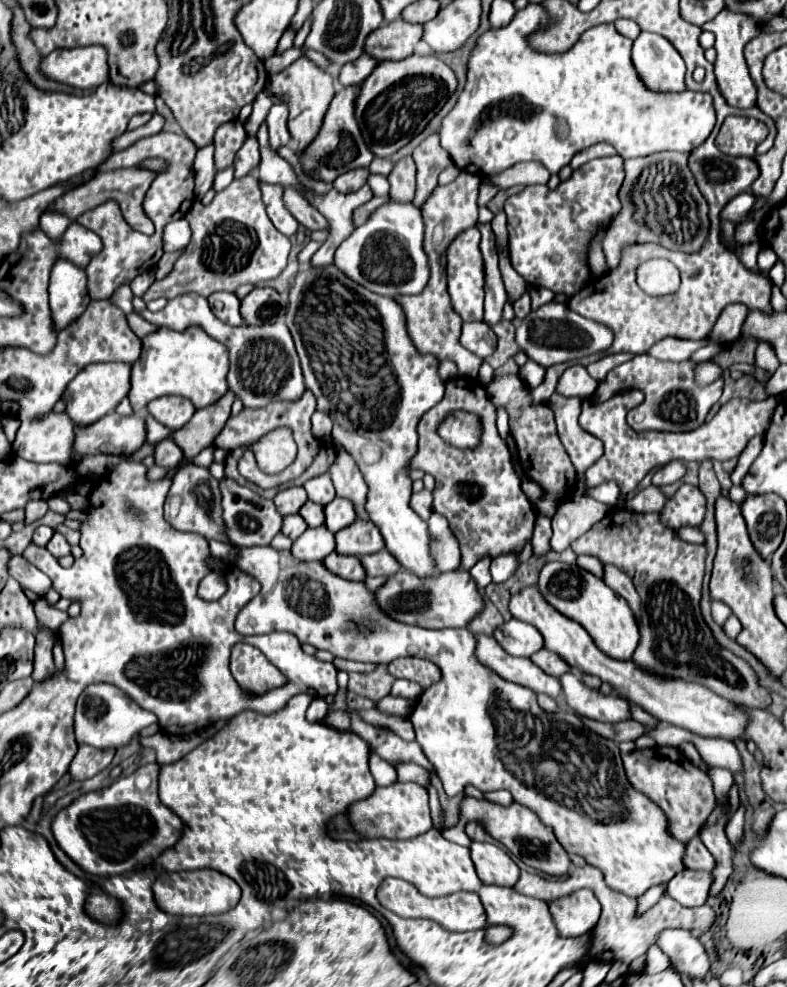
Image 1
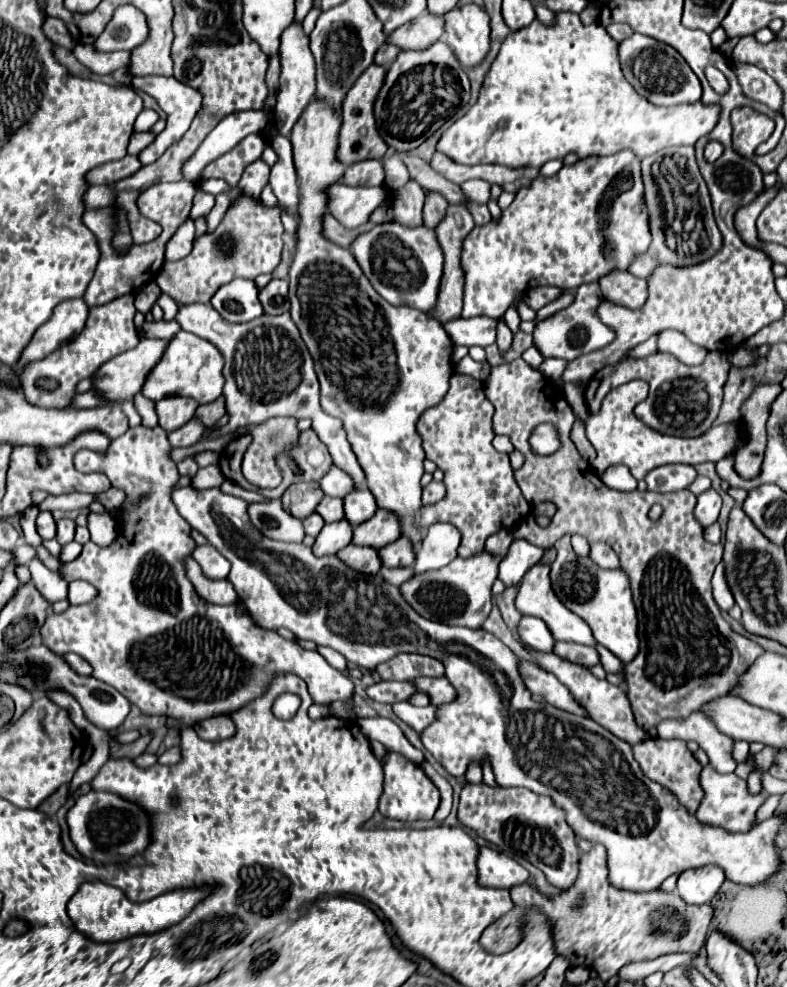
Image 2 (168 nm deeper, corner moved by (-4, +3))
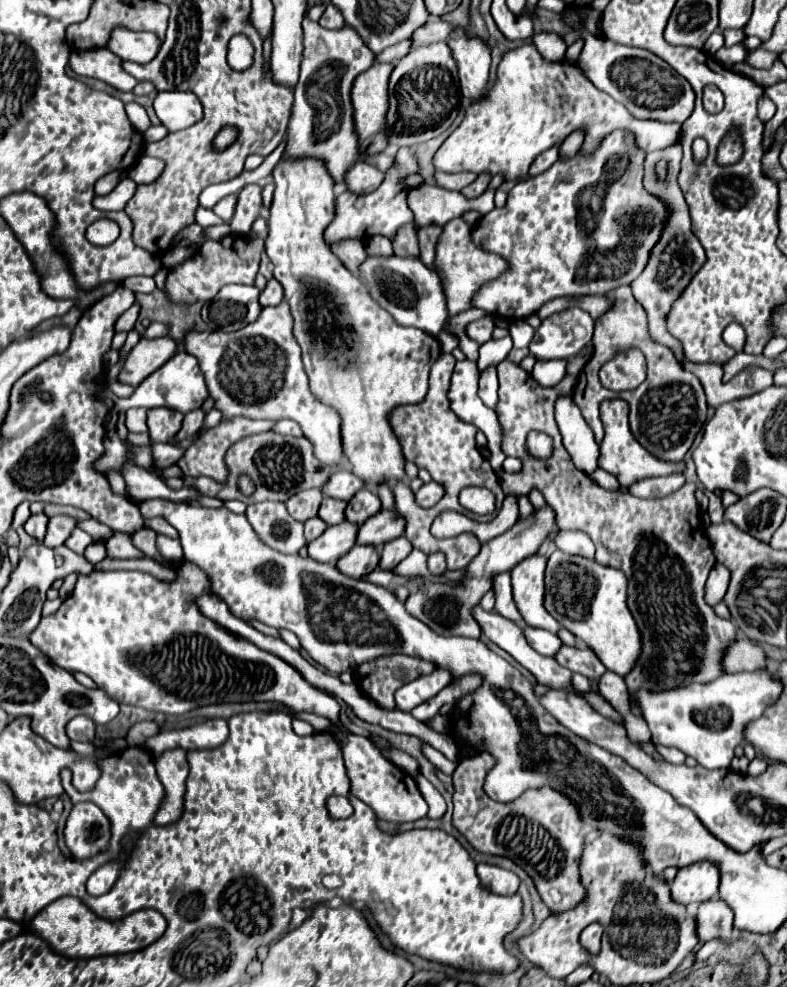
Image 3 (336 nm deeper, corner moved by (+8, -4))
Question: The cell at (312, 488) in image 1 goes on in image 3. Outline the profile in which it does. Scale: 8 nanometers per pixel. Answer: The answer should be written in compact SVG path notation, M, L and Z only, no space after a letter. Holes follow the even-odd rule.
M334 470L328 482L324 484L322 494L348 502L362 488L364 488L364 482L358 476L352 476L350 470Z

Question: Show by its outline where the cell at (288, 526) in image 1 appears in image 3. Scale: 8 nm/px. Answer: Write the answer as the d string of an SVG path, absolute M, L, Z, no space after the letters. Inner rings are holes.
M310 518L310 520L306 520L306 522L304 522L304 538L306 538L306 542L316 540L326 528L328 528L328 526L326 526L320 518Z

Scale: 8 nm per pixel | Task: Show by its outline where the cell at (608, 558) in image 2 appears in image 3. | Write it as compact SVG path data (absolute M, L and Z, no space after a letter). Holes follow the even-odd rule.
M560 532L558 538L556 538L556 546L562 550L562 552L568 552L568 554L574 554L574 556L584 556L584 558L590 558L594 560L594 544L592 540L584 534L584 532Z

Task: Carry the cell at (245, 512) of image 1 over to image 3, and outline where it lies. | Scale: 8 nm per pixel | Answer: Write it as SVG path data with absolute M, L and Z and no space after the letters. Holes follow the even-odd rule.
M258 502L250 504L246 518L256 530L258 538L280 552L296 554L304 544L304 526L292 520L284 508L284 502Z

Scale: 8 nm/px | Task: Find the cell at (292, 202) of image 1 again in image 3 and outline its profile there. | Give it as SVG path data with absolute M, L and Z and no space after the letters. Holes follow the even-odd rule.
M350 238L350 240L340 240L330 244L330 250L342 260L342 264L352 272L358 274L358 266L364 262L366 258L366 246L362 240L358 238Z

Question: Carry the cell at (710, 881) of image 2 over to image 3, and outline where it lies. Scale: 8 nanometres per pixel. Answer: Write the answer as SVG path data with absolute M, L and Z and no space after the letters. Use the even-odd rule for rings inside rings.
M696 862L680 868L670 884L672 900L678 904L704 902L718 894L718 868L712 862Z

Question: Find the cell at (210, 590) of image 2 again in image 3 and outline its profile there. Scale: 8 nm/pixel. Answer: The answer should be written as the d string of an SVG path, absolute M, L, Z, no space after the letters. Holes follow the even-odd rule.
M114 530L112 536L106 540L108 556L110 558L146 558L144 552L140 552L134 544L130 534Z

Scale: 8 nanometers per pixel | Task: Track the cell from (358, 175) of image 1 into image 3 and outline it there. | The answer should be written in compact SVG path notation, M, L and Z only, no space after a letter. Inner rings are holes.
M358 162L346 172L344 186L354 194L368 194L368 192L374 192L382 184L382 180L384 180L384 174L378 168L366 162Z

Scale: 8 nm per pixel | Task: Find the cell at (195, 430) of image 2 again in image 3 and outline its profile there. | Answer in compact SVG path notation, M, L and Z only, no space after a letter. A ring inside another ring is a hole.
M192 410L184 416L184 422L182 422L182 428L180 432L174 436L174 442L182 442L184 438L190 438L192 434L196 434L202 426L202 420L204 420L204 412L202 410Z

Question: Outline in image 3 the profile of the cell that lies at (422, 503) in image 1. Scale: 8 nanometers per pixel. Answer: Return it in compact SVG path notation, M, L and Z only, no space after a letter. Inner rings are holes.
M428 482L424 484L414 496L416 496L416 504L420 504L422 508L432 508L444 494L444 488L436 482Z

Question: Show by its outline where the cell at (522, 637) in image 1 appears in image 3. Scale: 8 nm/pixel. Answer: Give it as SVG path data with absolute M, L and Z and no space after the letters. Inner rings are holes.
M526 626L524 628L524 636L528 640L528 644L542 656L554 656L558 652L558 648L562 646L560 638L552 632L546 632L546 630L540 630L540 628L532 628L532 626Z

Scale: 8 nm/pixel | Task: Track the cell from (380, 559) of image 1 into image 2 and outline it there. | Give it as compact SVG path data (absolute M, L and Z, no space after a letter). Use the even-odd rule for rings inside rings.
M402 535L398 541L380 549L380 559L384 567L410 567L416 559L414 545L408 541L408 537Z

